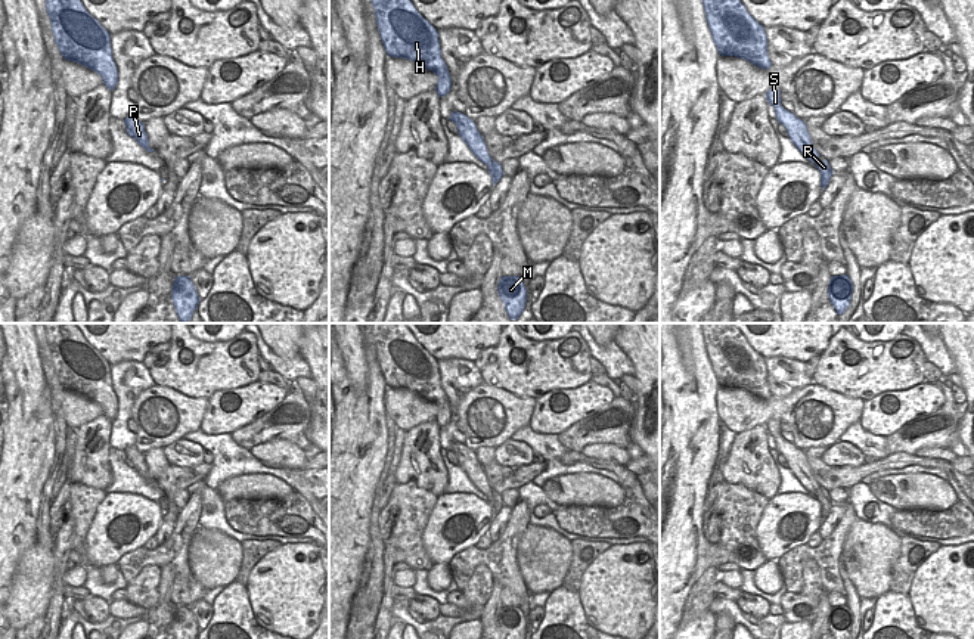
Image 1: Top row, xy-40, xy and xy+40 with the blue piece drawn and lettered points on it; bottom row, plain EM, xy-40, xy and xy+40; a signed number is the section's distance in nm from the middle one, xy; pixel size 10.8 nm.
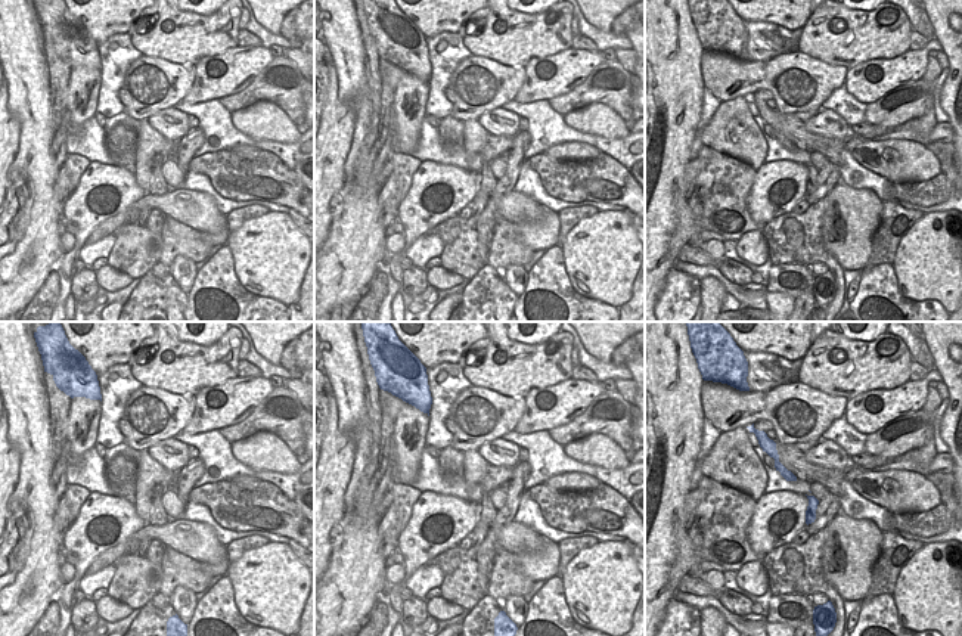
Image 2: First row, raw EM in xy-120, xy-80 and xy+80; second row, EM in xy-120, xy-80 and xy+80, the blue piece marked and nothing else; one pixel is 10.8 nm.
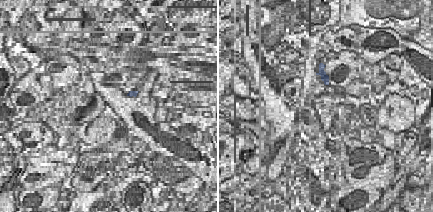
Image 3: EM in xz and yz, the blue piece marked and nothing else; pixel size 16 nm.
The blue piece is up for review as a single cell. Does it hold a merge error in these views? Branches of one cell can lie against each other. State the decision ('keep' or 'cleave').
keep

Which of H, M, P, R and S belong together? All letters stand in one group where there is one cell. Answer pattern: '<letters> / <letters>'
H M P R S

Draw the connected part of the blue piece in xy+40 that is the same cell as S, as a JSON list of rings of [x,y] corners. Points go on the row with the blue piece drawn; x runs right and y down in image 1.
[[[770,89],[766,93],[766,99],[767,99],[769,105],[772,105],[775,108],[776,120],[787,128],[788,137],[791,139],[791,142],[803,153],[803,156],[806,159],[809,159],[819,170],[821,186],[823,190],[828,186],[829,179],[834,171],[831,170],[826,159],[823,159],[822,164],[818,162],[821,155],[813,148],[806,122],[803,120],[797,118],[792,112],[787,111],[781,105],[782,100],[779,97],[779,93],[781,93],[781,90]]]

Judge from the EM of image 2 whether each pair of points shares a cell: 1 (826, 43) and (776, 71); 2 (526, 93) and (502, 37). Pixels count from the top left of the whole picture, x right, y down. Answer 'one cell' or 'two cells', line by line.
1: two cells
2: two cells

